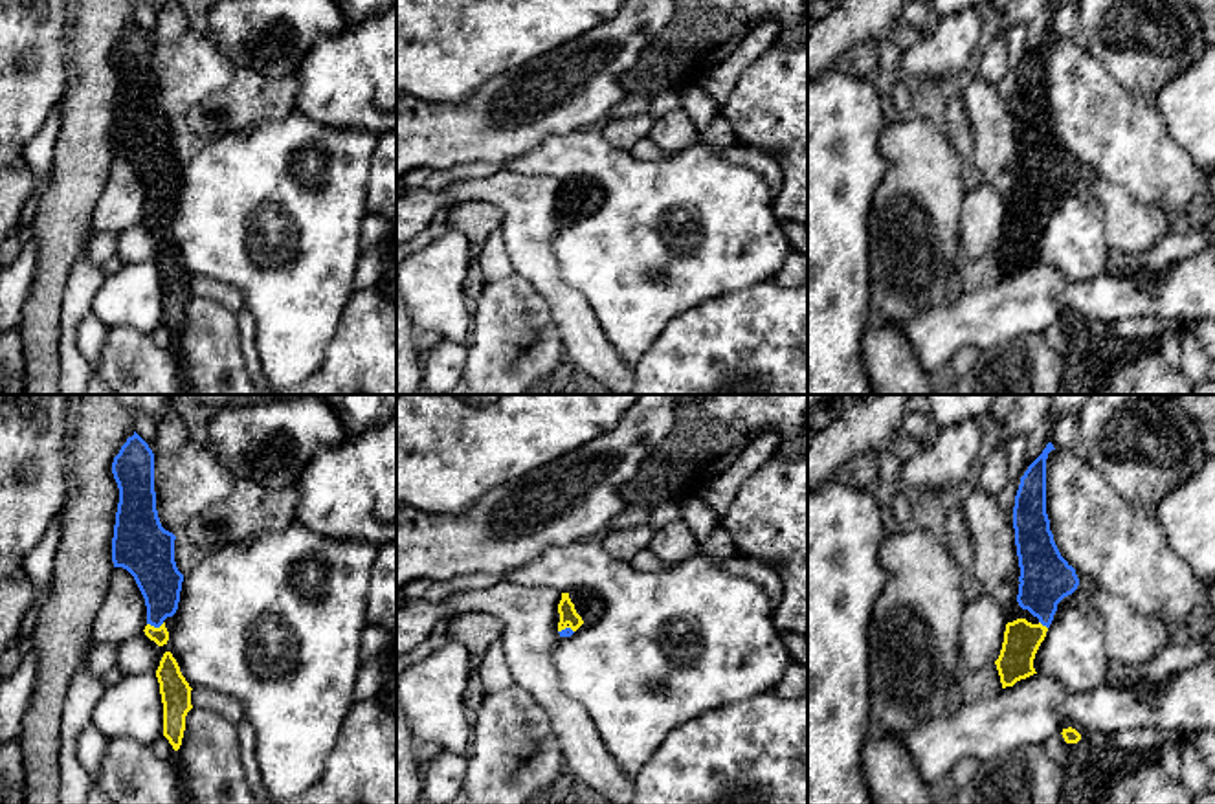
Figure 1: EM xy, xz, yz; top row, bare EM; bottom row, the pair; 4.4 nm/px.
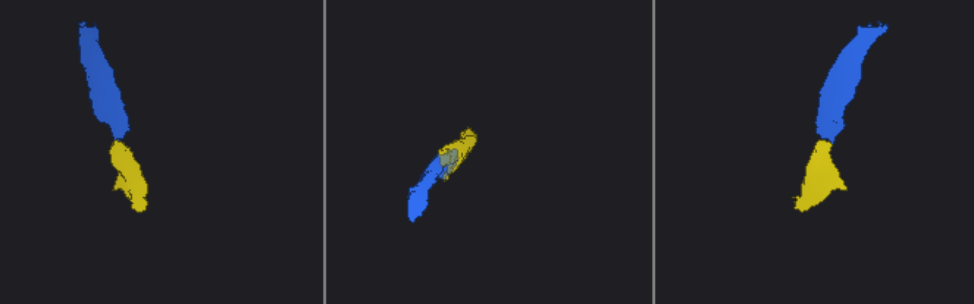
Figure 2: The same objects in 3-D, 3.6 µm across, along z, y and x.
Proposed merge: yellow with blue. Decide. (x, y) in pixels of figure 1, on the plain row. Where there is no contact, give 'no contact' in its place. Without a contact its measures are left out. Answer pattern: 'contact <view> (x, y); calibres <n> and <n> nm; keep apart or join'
contact xy (153, 215); calibres 80 and 190 nm; join

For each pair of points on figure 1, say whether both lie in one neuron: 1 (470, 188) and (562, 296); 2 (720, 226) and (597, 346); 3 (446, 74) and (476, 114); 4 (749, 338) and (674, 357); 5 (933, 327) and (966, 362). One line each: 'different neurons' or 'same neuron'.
1: same neuron
2: different neurons
3: different neurons
4: same neuron
5: different neurons

